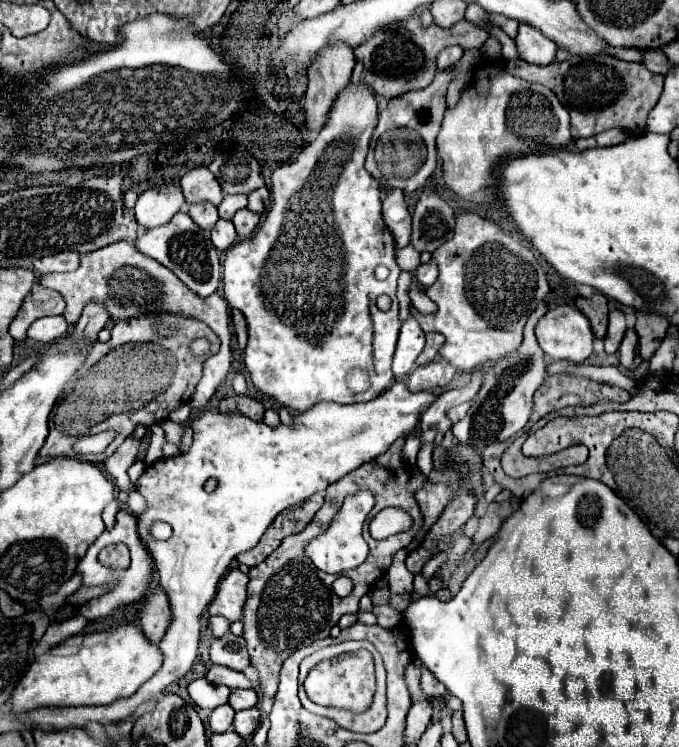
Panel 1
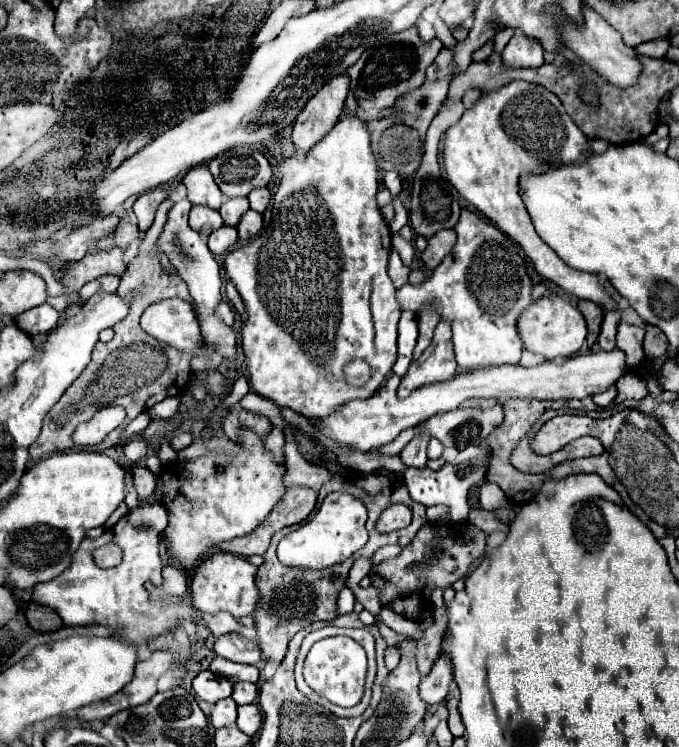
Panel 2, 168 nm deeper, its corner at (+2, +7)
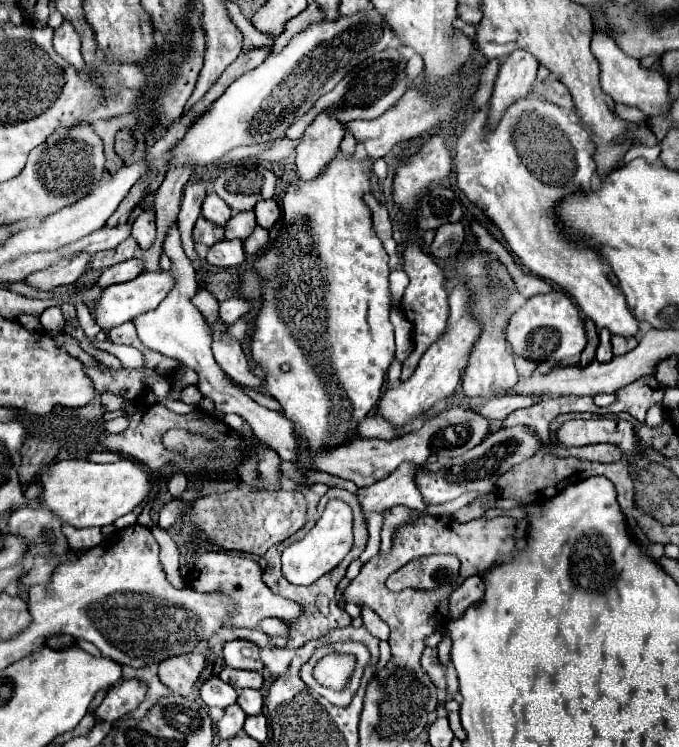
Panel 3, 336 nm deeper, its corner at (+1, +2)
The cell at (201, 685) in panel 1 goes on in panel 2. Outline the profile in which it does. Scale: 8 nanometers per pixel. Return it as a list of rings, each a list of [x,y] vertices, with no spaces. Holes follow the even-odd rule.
[[[205,670],[205,672],[199,672],[199,674],[195,676],[195,680],[193,680],[193,690],[195,690],[195,694],[197,694],[201,700],[215,704],[215,702],[221,700],[221,698],[229,698],[231,692],[233,692],[233,686],[231,686],[231,682],[229,682],[227,678],[217,676],[217,674]]]

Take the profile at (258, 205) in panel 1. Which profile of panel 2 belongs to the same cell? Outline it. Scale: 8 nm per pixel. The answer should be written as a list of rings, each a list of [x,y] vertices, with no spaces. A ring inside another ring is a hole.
[[[255,188],[255,190],[251,190],[251,194],[249,194],[251,210],[265,212],[265,208],[267,208],[267,204],[269,204],[269,198],[271,198],[271,194],[269,194],[267,188]]]

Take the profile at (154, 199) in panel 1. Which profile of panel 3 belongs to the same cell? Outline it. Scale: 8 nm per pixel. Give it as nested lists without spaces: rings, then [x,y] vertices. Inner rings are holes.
[[[144,211],[134,221],[132,237],[136,239],[140,249],[148,249],[152,245],[152,241],[156,241],[156,215],[154,215],[154,211]]]

